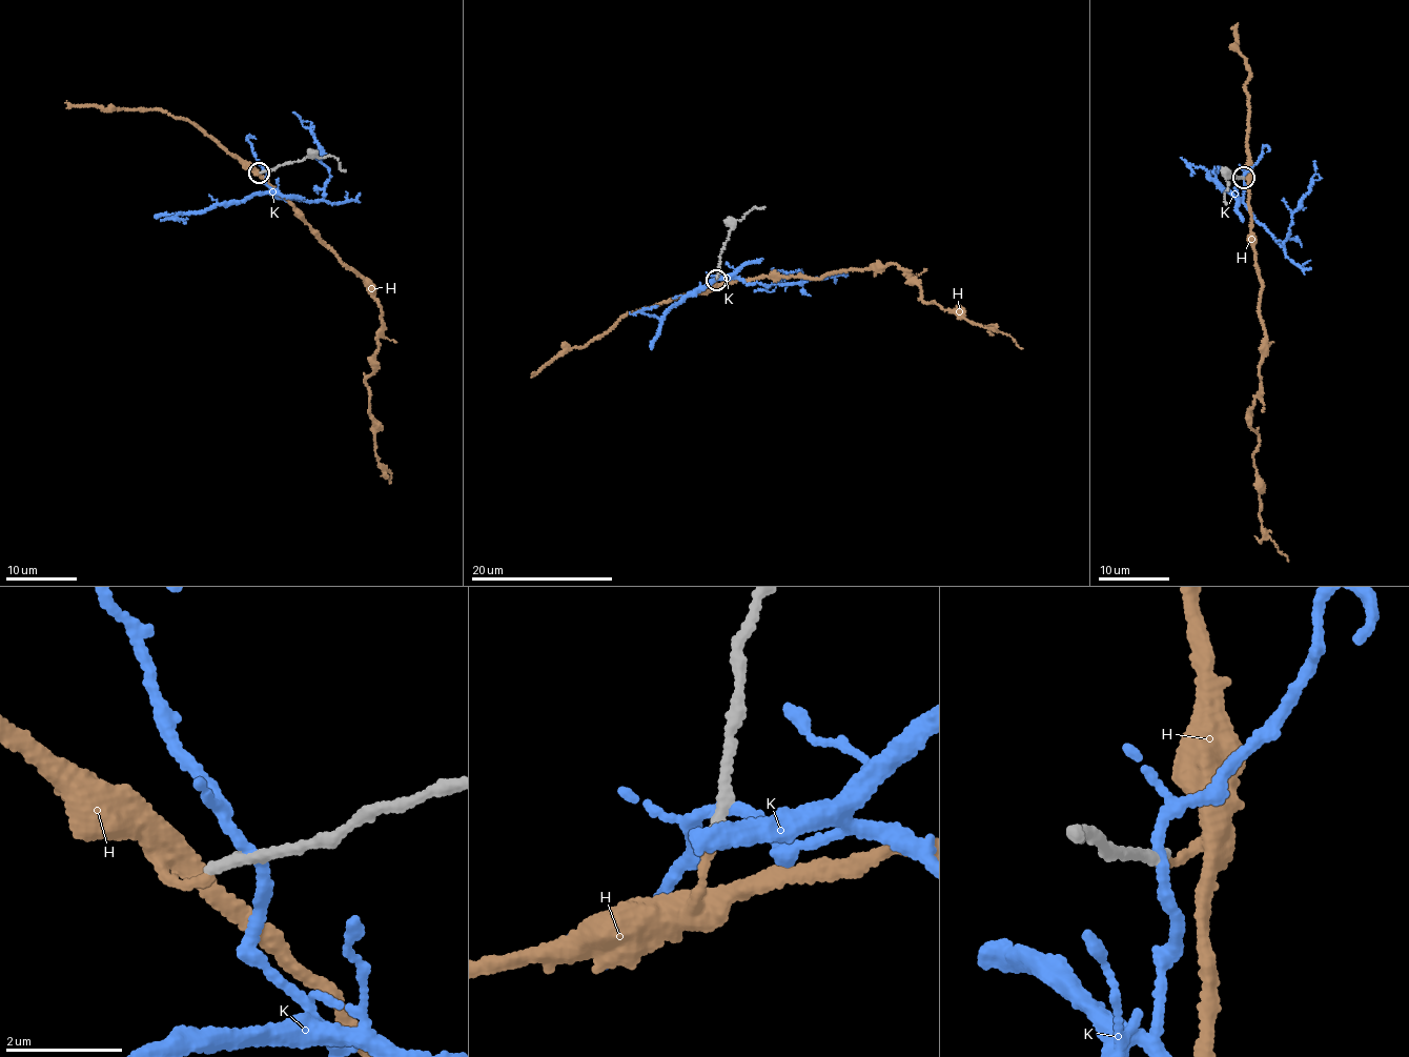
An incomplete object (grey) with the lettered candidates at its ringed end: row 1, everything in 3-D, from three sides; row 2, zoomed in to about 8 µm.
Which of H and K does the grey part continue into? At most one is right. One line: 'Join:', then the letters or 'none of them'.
Join: none of them

